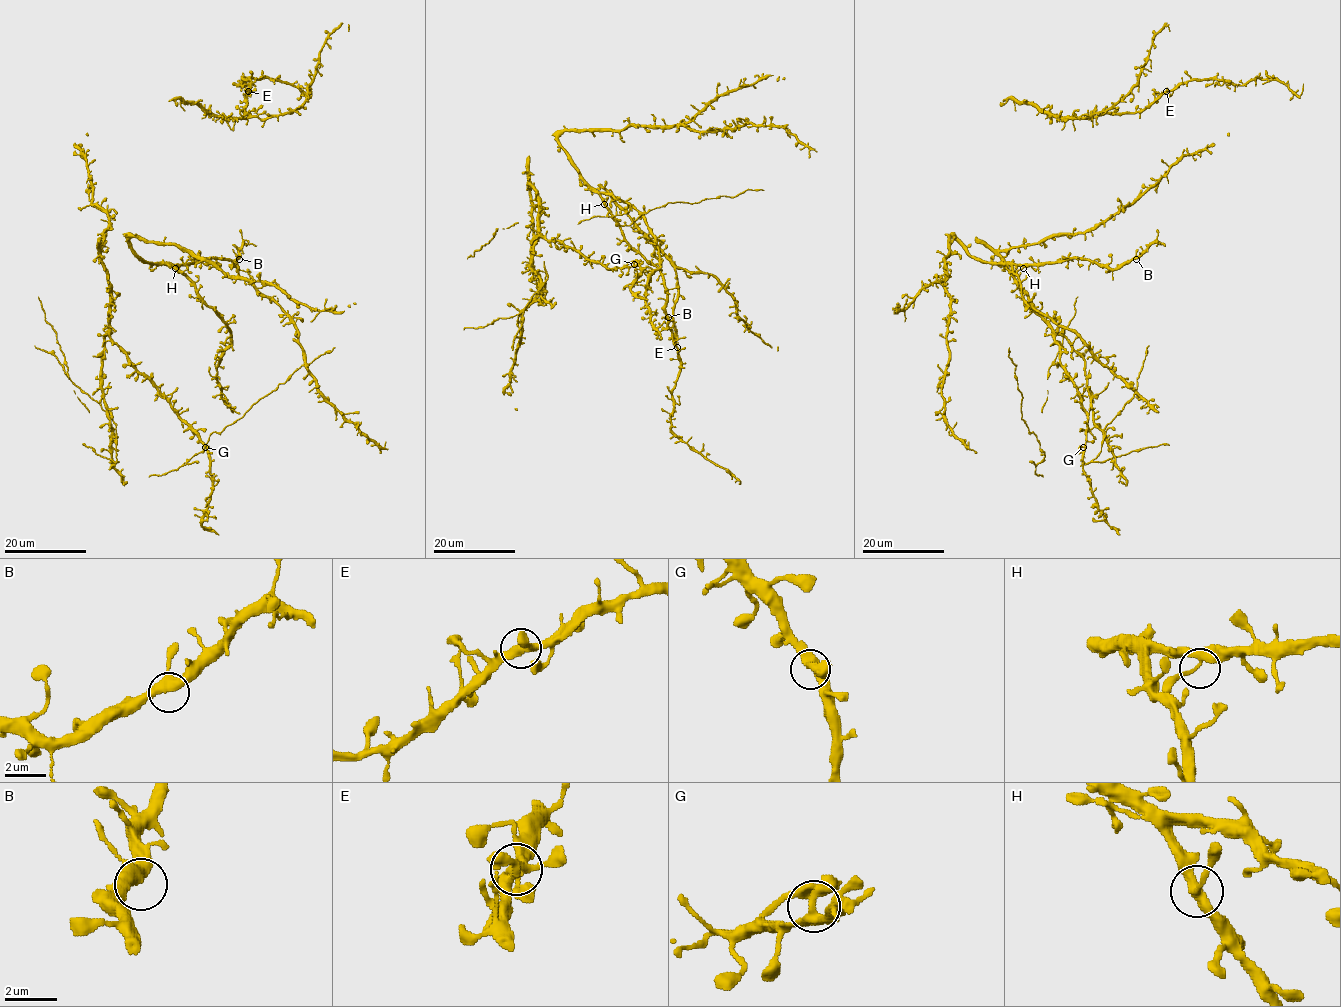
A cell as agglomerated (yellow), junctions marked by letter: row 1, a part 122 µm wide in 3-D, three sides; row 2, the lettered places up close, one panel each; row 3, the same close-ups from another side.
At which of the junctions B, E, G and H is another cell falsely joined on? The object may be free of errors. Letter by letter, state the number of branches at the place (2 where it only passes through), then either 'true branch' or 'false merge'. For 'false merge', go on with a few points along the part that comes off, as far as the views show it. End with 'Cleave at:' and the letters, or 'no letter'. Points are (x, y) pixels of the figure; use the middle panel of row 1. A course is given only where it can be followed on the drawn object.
B: branches 3; true branch
E: branches 3; true branch
G: branches 3; true branch
H: branches 3; true branch
Cleave at: no letter

